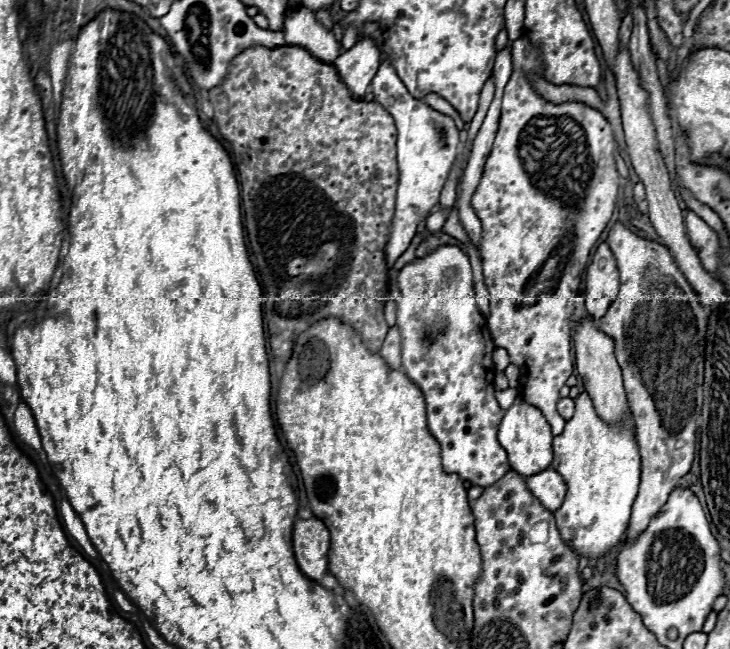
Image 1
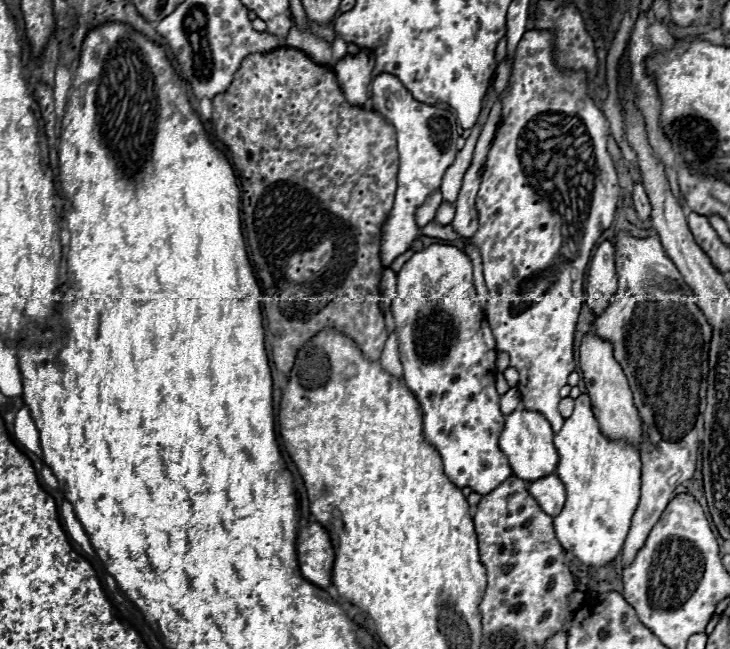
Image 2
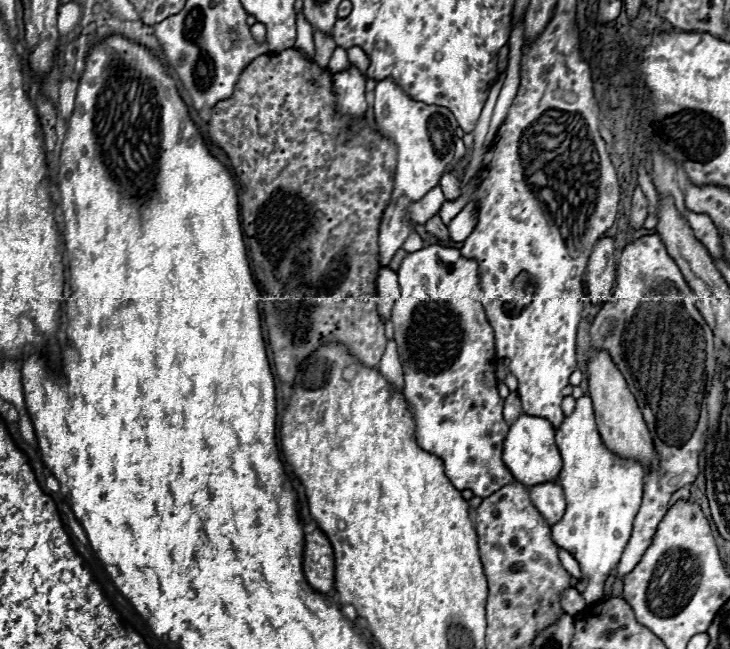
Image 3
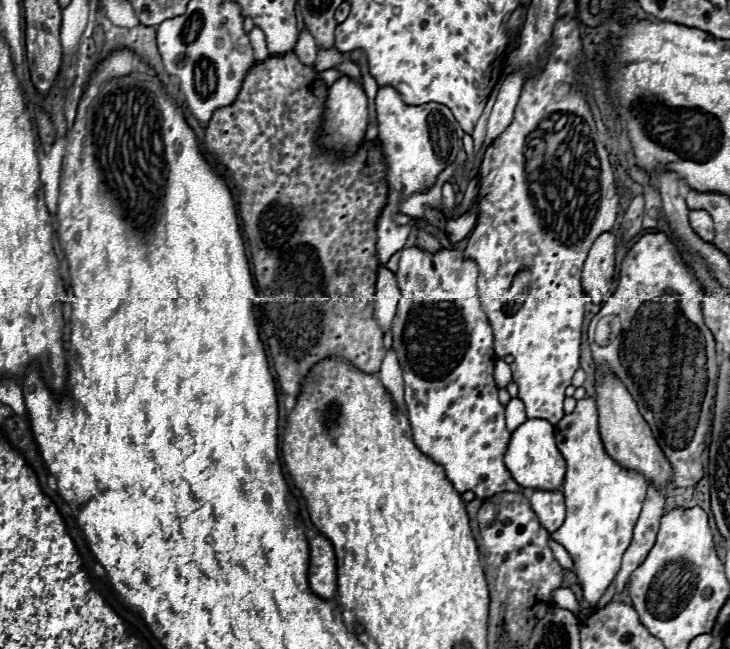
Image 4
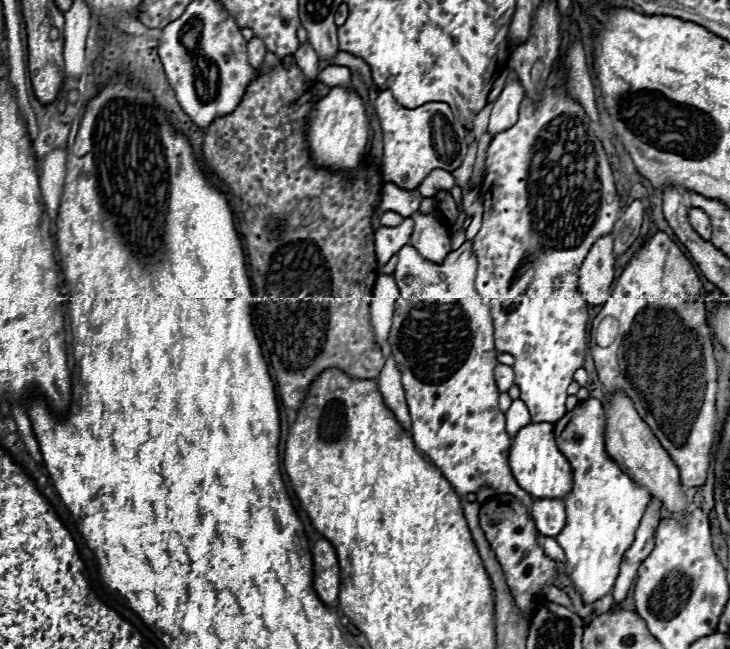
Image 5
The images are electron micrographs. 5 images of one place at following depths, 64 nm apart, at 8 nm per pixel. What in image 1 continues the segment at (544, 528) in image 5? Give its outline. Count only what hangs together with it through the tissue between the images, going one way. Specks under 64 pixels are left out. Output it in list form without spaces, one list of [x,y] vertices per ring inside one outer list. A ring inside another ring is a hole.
[[[544,470],[540,474],[528,476],[526,482],[528,482],[528,488],[532,490],[532,494],[542,502],[542,506],[546,506],[546,510],[556,512],[562,506],[564,494],[566,494],[566,484],[556,470]]]

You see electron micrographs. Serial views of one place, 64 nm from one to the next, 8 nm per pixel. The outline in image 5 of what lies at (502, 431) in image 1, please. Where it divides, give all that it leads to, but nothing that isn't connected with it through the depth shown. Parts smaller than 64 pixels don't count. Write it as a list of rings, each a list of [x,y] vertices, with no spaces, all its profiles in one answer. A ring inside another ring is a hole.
[[[530,422],[524,426],[512,448],[508,464],[512,468],[512,474],[522,490],[532,494],[534,498],[566,498],[572,490],[572,472],[570,462],[564,458],[564,454],[558,450],[554,442],[554,426],[548,422]]]

